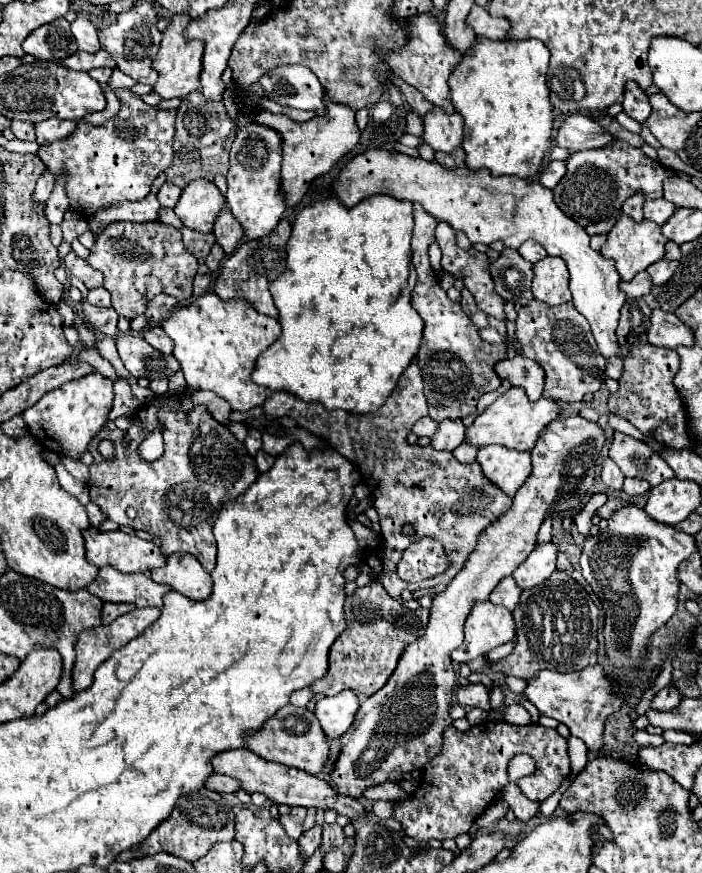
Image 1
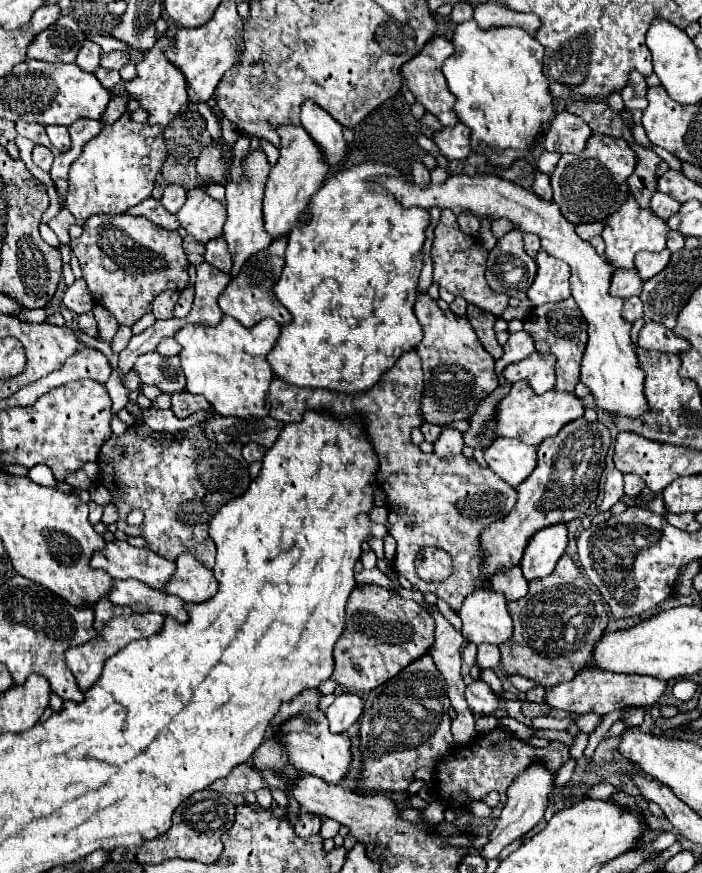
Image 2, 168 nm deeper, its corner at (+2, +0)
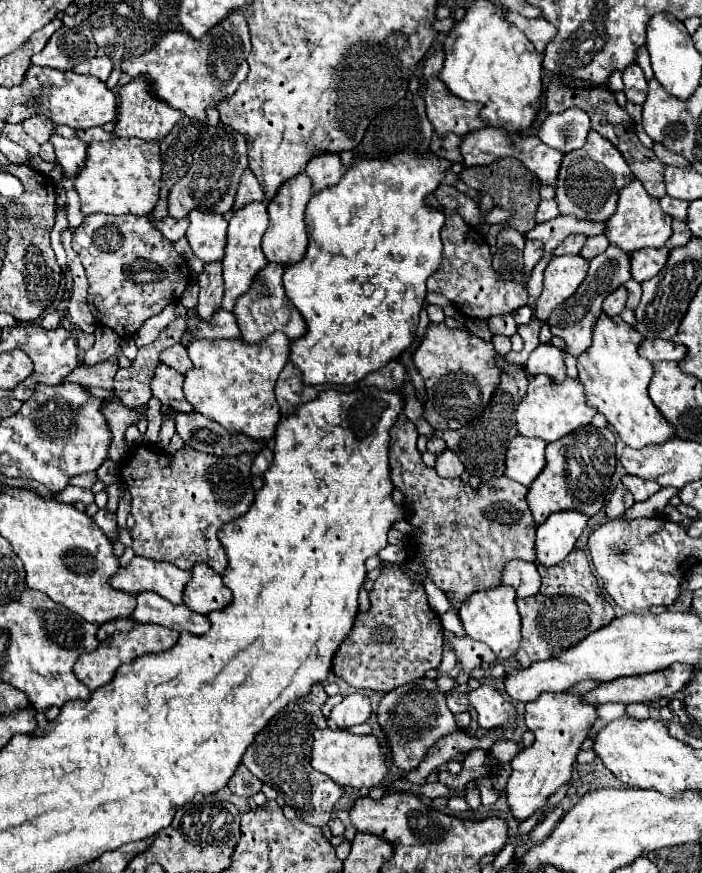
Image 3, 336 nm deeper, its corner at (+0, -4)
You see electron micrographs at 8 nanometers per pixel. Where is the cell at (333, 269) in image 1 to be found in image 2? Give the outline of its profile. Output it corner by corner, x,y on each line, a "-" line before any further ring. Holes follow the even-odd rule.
362,163
362,165
356,165
356,167
336,173
308,201
306,221
288,233
288,245
286,245
286,255
284,255
286,263
284,263
282,275
276,281
272,291
278,297
278,301
290,311
292,321
282,325
282,335
278,337
274,349
266,357
274,375
280,377
282,381
288,381
296,387
312,387
312,389
322,387
322,389
340,391
340,393
358,393
358,391
362,393
364,389
372,389
372,385
376,385
376,381
380,381
384,371
392,369
396,359
400,359
404,353
412,351
422,341
422,329
420,329
420,323
412,311
412,305
414,305
414,299
418,293
418,275
422,269
420,251
422,251
422,243
424,243
424,229
430,221
430,215
426,209
420,209
420,207
402,209
402,205
384,187
368,183
370,179
374,179
378,175
396,175
396,173
398,173
396,167
384,165
384,163

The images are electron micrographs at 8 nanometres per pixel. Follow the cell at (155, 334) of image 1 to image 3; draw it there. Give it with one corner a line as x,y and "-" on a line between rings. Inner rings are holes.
178,343
178,345
174,345
174,347
170,347
170,349
166,349
166,351
162,351
160,353
160,361
164,363
164,365
168,365
170,369
176,369
178,373
186,373
186,371
190,371
190,357
188,357
188,353
186,353
186,349

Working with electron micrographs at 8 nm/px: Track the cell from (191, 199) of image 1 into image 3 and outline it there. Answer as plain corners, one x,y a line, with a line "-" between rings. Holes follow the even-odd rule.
192,211
188,219
190,227
186,239
194,255
204,263
222,261
226,247
226,229
228,229
226,219
218,213
200,213
200,211

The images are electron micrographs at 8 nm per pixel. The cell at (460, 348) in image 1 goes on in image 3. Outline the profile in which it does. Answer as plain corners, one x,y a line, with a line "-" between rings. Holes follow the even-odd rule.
444,323
428,325
420,347
412,355
418,373
424,377
424,417
434,429
460,429
482,413
500,385
502,367
496,363
496,349
470,331
450,329

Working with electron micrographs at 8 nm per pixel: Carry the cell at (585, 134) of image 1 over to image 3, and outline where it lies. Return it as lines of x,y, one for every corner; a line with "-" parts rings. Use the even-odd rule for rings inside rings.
574,107
558,115
548,115
538,131
538,137
548,147
554,147
562,153
570,153
586,143
588,131
590,131
588,113

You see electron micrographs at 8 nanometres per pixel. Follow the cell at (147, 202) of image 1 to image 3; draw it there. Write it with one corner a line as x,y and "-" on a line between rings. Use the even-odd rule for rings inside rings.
166,217
162,221
154,221
154,225
162,231
162,235
166,239
170,239
174,243
174,241
178,241
178,239
182,239
186,235
186,229
188,229
190,221
188,219
172,219
172,217

